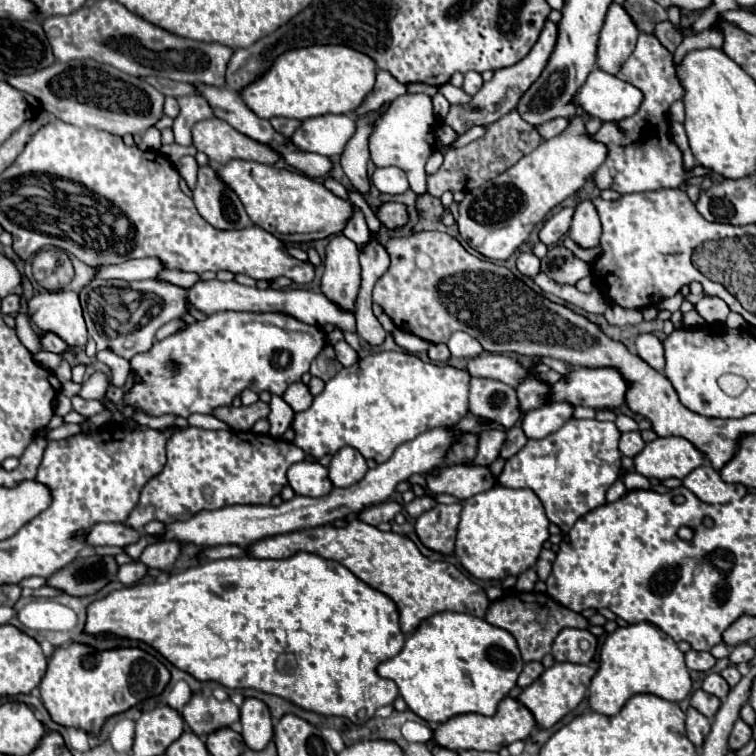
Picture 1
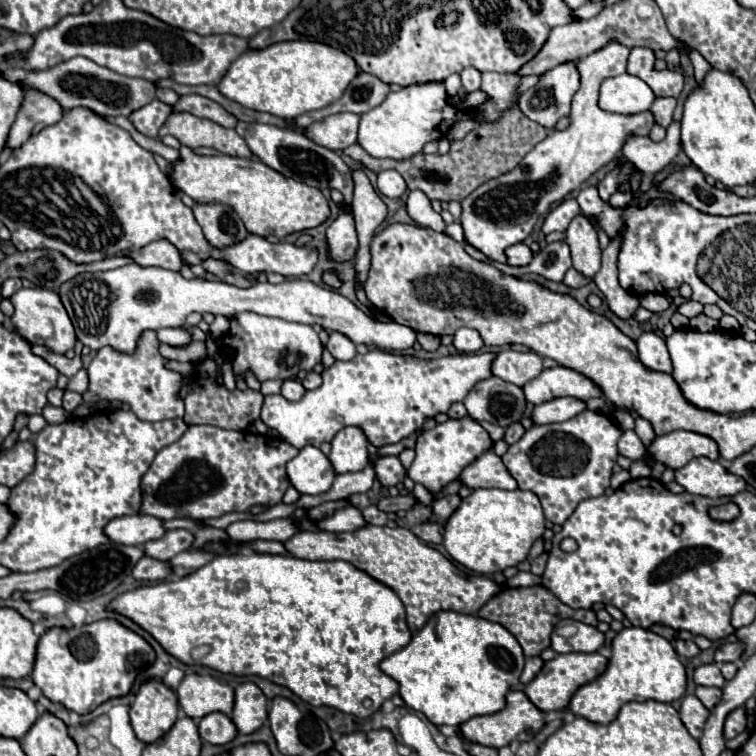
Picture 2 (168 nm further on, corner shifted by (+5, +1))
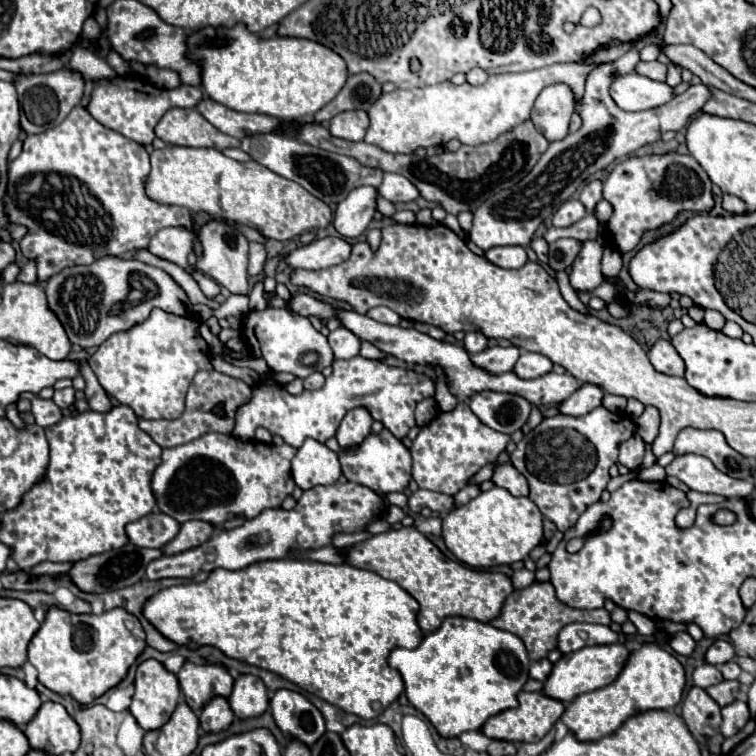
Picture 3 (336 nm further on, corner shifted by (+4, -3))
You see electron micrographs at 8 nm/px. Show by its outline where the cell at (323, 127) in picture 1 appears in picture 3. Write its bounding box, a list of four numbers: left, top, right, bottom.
[329,110,369,142]

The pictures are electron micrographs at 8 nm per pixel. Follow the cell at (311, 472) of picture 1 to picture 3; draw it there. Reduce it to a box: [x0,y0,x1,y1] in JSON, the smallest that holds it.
[291,438,341,490]

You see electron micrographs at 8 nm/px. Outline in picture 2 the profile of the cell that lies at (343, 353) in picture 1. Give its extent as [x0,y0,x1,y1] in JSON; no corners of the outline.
[326,332,356,360]

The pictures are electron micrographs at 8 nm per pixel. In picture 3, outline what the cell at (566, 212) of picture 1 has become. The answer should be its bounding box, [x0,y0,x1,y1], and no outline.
[553,198,587,226]

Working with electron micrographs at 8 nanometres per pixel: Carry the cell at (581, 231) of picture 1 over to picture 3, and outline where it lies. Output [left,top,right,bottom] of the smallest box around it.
[569,240,603,292]

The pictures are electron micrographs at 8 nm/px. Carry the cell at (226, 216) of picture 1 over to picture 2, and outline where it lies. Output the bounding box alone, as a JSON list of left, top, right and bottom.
[194,202,248,246]

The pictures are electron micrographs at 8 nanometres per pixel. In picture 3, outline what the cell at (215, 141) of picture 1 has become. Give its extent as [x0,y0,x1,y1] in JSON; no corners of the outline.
[155,108,239,148]

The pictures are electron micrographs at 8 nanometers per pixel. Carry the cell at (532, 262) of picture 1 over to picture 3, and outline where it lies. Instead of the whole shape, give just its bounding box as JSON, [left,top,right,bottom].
[485,246,527,268]

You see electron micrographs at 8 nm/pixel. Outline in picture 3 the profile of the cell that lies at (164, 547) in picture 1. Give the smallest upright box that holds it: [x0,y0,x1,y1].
[165,520,215,554]

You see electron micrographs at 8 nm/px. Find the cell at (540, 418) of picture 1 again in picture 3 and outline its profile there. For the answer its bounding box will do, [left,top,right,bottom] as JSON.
[559,384,605,416]

